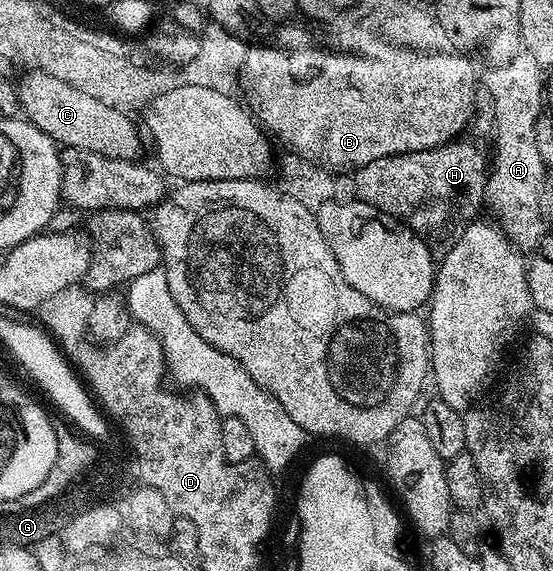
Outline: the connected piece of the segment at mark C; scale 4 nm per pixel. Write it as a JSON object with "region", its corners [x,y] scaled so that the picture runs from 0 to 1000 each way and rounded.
{"region":[[[52,121],[52,126],[49,126],[47,131],[40,135],[38,145],[34,138],[34,144],[29,147],[29,156],[31,168],[38,179],[36,200],[43,203],[51,214],[61,215],[61,219],[69,222],[74,231],[78,231],[85,240],[92,240],[96,249],[108,254],[112,259],[134,257],[134,266],[139,268],[159,268],[163,271],[183,271],[186,275],[201,275],[203,278],[230,278],[235,282],[246,280],[250,273],[253,273],[248,270],[251,270],[255,264],[255,243],[259,250],[257,231],[251,228],[250,217],[246,222],[246,219],[241,217],[230,203],[226,203],[231,200],[228,200],[221,189],[203,187],[201,184],[186,184],[186,177],[172,177],[172,170],[163,170],[159,163],[150,163],[143,156],[136,156],[128,149],[121,149],[121,142],[107,142],[107,135],[92,135],[83,124],[71,124],[65,121]]]}

